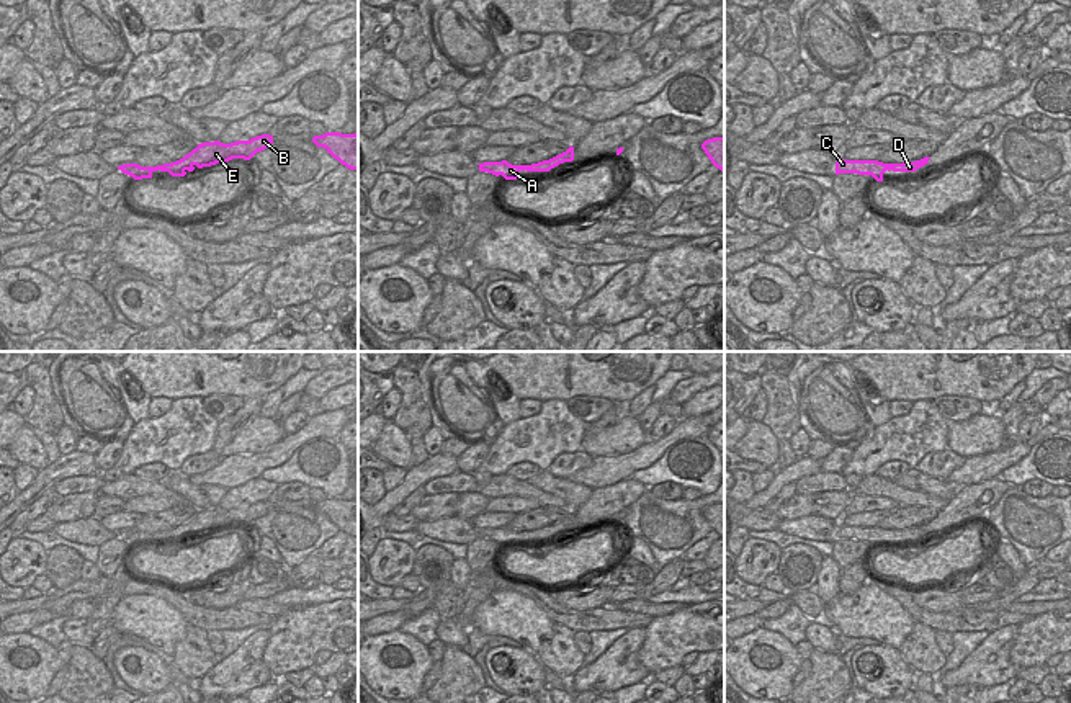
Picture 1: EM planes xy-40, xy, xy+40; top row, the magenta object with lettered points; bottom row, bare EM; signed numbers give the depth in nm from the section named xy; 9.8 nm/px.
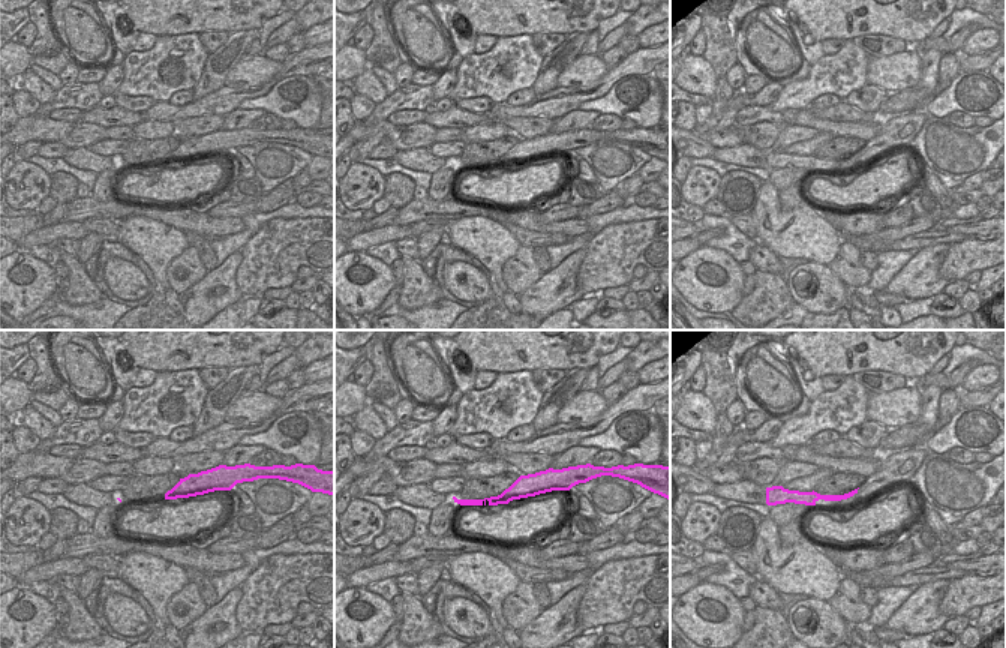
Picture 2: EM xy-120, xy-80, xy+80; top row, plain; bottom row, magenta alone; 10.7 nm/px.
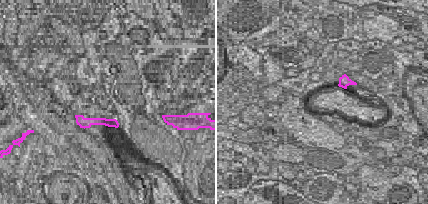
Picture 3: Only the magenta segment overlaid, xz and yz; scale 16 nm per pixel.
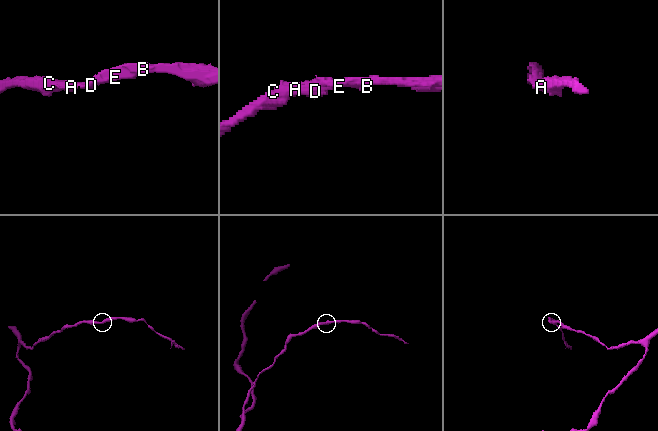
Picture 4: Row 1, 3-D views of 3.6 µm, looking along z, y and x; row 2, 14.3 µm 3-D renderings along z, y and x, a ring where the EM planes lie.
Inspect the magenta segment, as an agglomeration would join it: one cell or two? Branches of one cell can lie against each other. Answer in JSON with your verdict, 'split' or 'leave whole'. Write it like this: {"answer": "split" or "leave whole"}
{"answer": "leave whole"}

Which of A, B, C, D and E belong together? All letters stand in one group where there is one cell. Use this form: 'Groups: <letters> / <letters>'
Groups: A B C D E

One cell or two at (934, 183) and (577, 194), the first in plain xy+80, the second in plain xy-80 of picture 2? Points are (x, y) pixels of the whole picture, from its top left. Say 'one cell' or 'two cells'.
two cells

